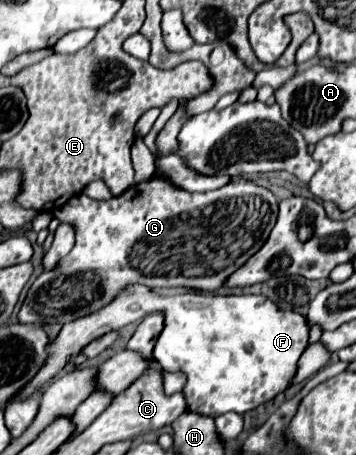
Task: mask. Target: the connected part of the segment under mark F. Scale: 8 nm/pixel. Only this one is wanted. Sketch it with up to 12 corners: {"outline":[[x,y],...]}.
{"outline":[[128,285],[62,327],[20,397],[84,345],[162,309],[154,347],[190,411],[286,391],[310,329],[264,295]]}

